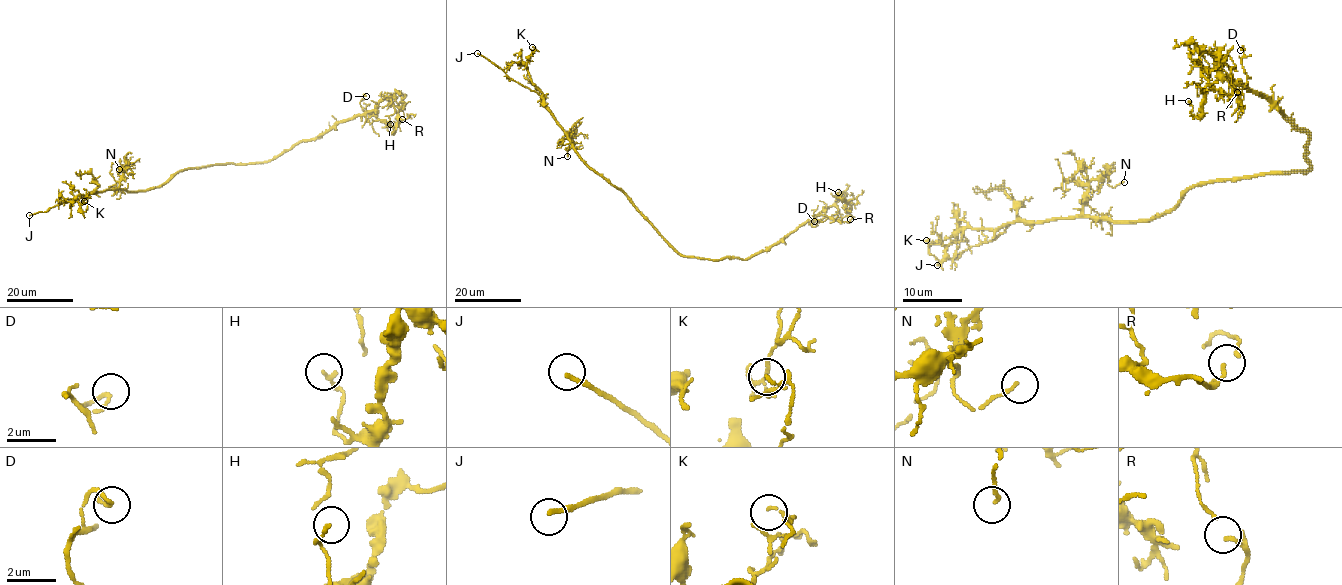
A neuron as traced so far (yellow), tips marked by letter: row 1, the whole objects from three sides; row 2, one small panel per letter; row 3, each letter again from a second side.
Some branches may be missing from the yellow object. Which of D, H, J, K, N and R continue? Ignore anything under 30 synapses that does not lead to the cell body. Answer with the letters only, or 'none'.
J

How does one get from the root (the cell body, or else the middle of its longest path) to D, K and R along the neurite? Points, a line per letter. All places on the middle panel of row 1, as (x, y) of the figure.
D: (662, 236), (685, 256), (746, 259), (767, 251), (825, 213), (815, 226), (808, 222), (814, 221)
K: (662, 236), (621, 190), (578, 154), (530, 79), (526, 66), (535, 49), (532, 47)
R: (662, 236), (685, 256), (746, 259), (779, 243), (822, 212), (825, 217), (840, 222), (848, 223), (850, 219)

